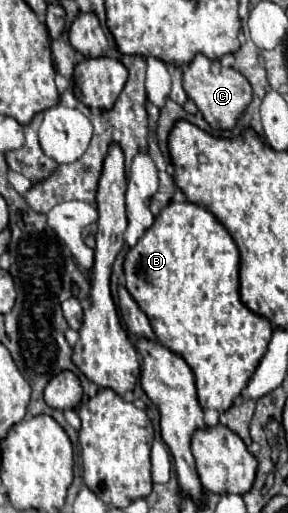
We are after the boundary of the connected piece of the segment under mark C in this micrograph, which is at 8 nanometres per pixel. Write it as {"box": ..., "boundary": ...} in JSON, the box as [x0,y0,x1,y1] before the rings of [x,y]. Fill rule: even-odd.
{"box":[184,55,252,129],"boundary":[[[196,55],[188,67],[184,67],[184,91],[196,103],[204,119],[214,129],[232,129],[252,99],[252,87],[248,79],[232,67],[222,67],[220,61],[212,61],[206,55]]]}

